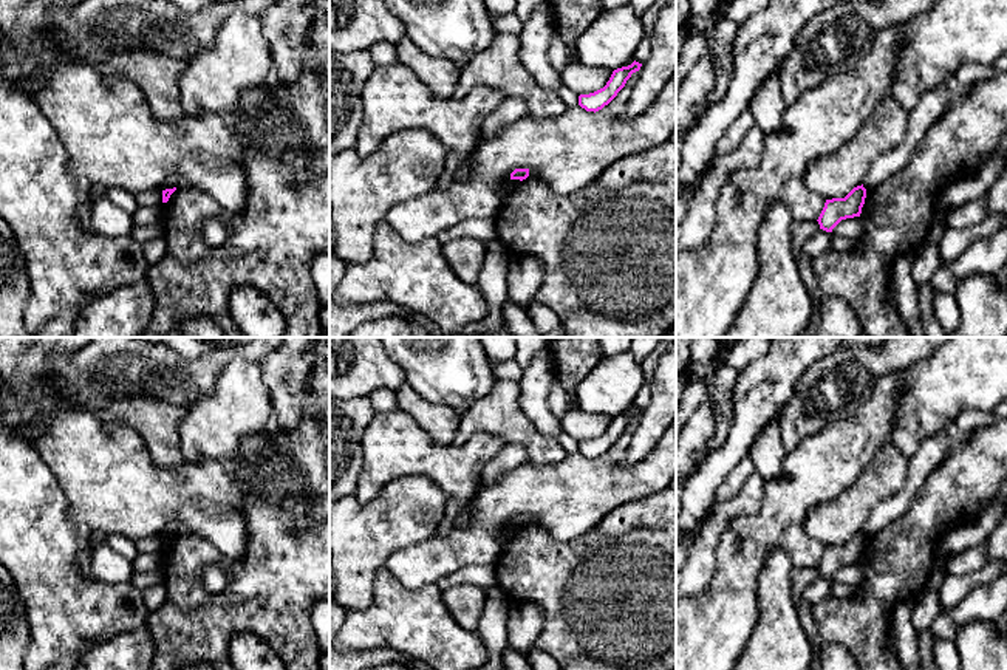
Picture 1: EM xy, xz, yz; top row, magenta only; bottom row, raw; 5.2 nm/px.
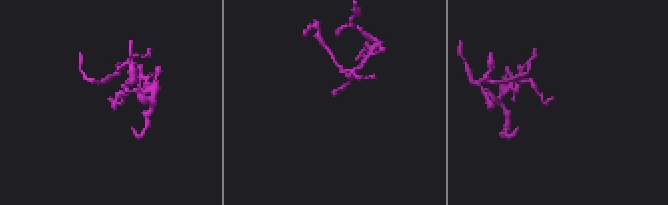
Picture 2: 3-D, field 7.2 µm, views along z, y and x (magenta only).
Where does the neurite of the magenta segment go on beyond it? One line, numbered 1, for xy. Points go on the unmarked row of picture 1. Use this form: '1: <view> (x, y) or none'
1: none

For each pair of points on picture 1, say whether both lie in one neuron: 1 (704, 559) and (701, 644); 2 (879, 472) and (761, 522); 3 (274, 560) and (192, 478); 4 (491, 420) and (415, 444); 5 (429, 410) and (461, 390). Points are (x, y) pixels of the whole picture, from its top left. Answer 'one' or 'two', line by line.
1: two
2: two
3: two
4: two
5: two

